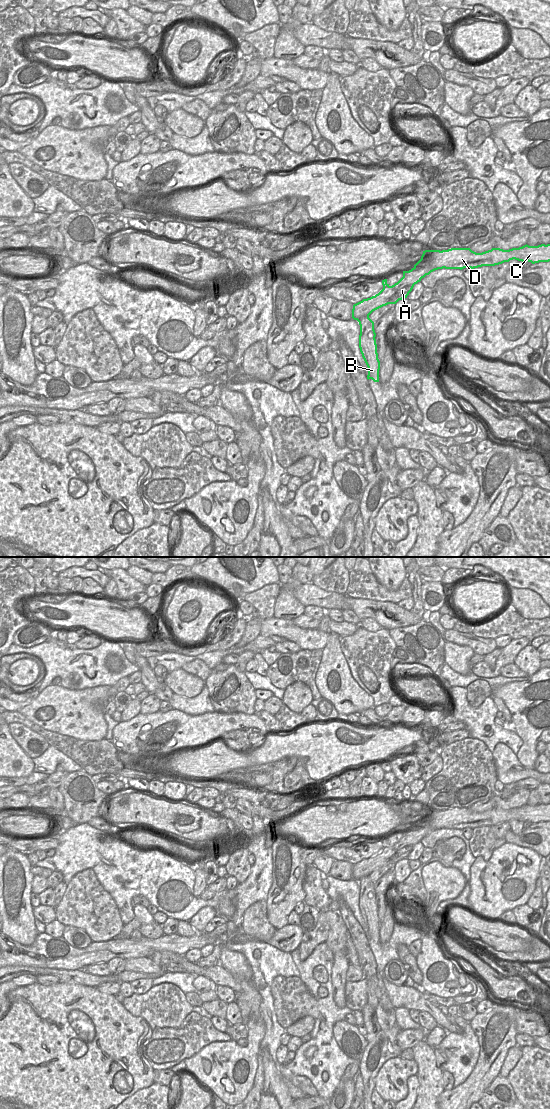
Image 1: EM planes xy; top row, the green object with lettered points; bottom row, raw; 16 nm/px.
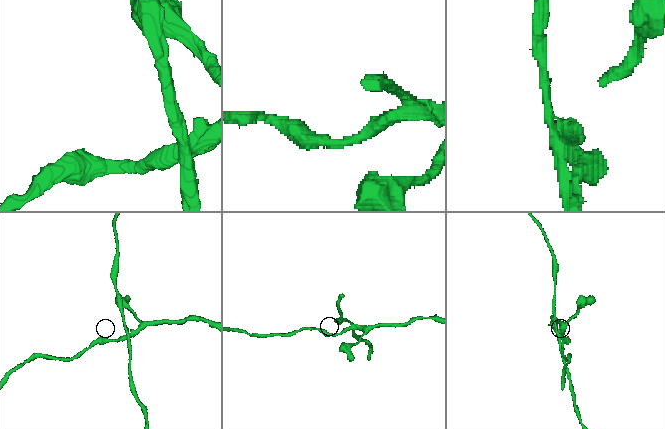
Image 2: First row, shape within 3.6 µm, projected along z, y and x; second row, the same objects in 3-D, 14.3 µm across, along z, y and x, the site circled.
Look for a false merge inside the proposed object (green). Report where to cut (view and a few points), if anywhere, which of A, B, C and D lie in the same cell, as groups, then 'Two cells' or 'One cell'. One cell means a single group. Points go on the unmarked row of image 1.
Split along xy (368, 875), (358, 881). Groups: A C D / B. Two cells

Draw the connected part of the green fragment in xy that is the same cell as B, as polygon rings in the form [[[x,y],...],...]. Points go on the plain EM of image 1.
[[[369,876],[361,878],[358,882],[360,885],[359,908],[368,927],[367,939],[379,942],[380,921],[377,913],[374,882]]]

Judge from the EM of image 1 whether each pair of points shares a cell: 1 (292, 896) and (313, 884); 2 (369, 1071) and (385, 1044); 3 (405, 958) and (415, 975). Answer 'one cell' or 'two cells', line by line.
1: two cells
2: one cell
3: one cell

